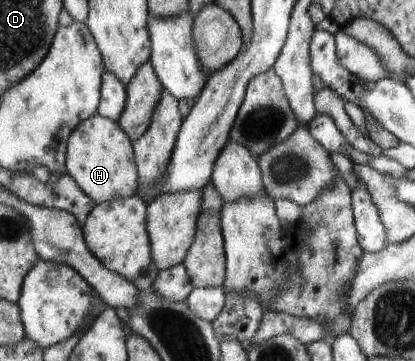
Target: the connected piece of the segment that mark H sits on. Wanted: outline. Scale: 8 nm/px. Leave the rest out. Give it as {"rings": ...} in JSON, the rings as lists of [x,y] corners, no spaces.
{"rings":[[[92,114],[90,118],[82,120],[67,139],[66,173],[96,205],[133,197],[138,186],[133,142],[118,123],[101,114]]]}

